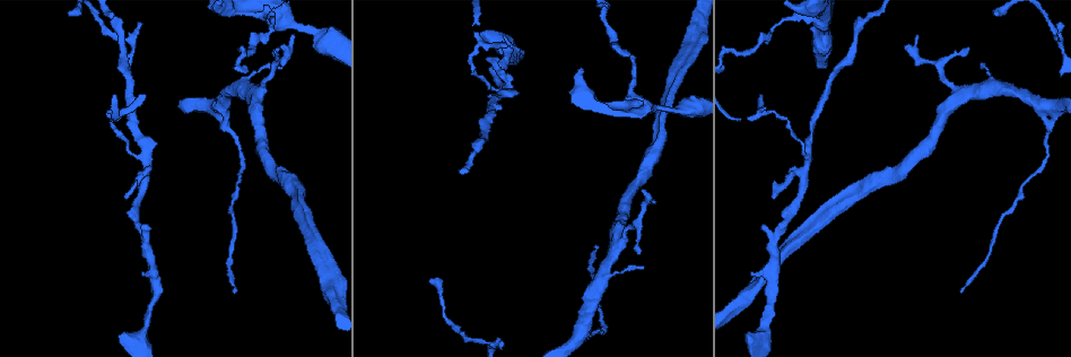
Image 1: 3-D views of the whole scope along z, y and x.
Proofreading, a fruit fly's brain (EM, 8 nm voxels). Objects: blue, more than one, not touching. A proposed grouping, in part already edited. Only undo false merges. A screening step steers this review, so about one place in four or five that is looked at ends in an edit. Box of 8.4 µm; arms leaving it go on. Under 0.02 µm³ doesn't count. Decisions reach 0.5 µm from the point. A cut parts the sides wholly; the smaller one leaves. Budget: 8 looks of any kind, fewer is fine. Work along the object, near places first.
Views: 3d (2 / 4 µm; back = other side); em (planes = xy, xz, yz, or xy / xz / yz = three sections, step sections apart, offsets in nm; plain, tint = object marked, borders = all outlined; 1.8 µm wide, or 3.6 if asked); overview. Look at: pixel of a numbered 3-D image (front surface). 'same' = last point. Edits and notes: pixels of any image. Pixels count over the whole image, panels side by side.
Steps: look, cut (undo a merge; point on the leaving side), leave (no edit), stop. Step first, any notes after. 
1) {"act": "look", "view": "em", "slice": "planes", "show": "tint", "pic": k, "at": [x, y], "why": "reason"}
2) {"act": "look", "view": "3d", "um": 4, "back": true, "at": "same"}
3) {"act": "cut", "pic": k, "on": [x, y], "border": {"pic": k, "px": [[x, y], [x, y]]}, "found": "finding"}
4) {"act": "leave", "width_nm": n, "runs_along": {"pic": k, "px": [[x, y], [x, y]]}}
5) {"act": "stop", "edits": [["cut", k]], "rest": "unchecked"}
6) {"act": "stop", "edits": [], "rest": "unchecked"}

{"act": "look", "view": "em", "slice": "xz", "step": 8, "show": "tint", "pic": 1, "at": [149, 159], "why": "branch point"}

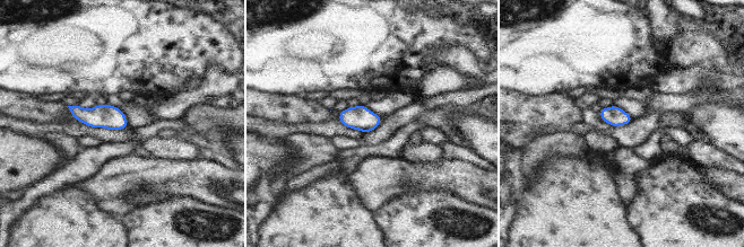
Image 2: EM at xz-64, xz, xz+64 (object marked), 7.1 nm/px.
{"act": "look", "view": "em", "slice": "xy", "step": 16, "show": "tint", "at": "same", "why": "cut it another way"}

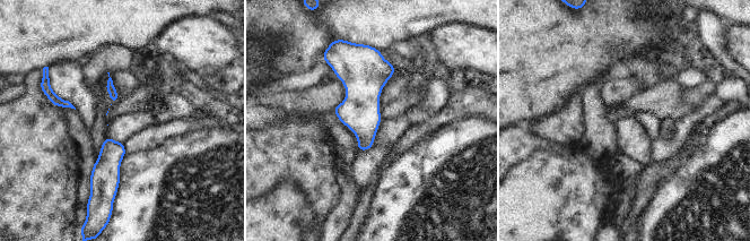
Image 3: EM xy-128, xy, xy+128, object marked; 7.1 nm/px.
{"act": "leave", "width_nm": 20, "found": "continuous, no second neuron"}

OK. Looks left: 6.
{"act": "look", "view": "em", "slice": "xz", "step": 8, "show": "tint", "pic": 1, "at": [278, 26], "why": "thin neck"}

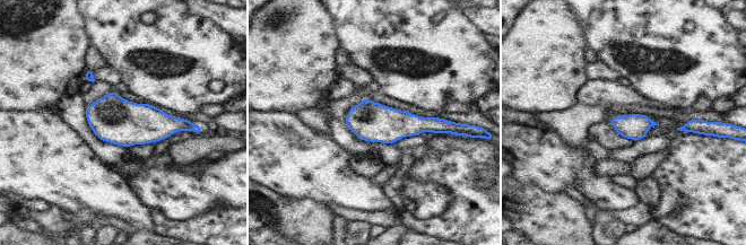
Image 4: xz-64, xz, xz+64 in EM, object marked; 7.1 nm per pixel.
{"act": "look", "view": "em", "slice": "yz", "step": 8, "show": "tint", "at": "same"}

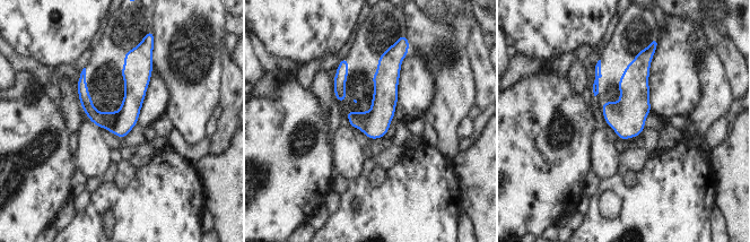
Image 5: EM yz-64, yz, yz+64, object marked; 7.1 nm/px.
{"act": "leave", "runs_along": {"pic": 5, "px": [[383, 57], [383, 110], [372, 136]]}, "found": "continuous, no second neuron"}

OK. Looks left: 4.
{"act": "look", "view": "3d", "um": 4, "pic": 1, "at": [1040, 107], "why": "a fork"}

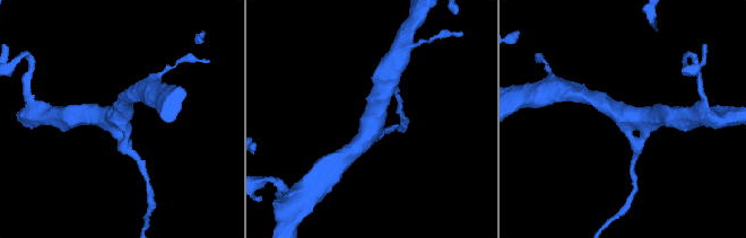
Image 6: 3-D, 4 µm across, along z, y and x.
{"act": "look", "view": "em", "slice": "planes", "show": "tint", "pic": 6, "at": [624, 120], "why": "now the EM"}

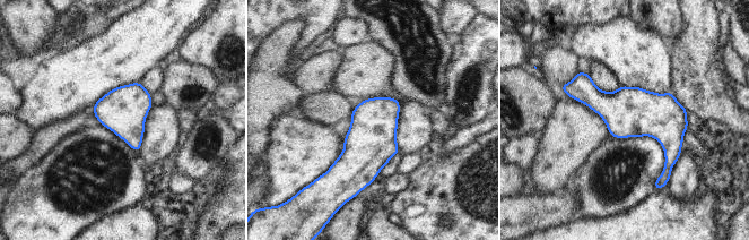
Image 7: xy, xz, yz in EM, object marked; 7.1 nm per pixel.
{"act": "leave", "runs_along": {"pic": 7, "px": [[580, 75], [670, 143], [664, 176]]}, "found": "all the same neuron"}

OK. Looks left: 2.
{"act": "stop", "edits": [], "rest": "unchecked"}

